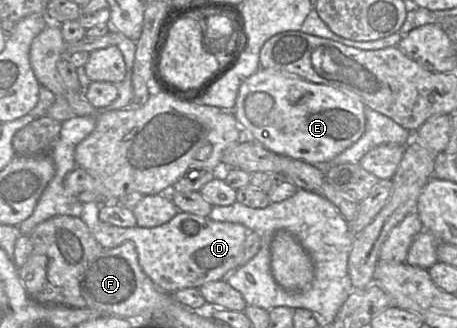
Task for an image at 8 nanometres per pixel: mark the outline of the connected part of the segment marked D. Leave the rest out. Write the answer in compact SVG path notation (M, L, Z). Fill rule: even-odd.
M179 211L170 221L157 227L123 228L100 221L91 233L103 248L115 248L125 241L133 242L143 272L159 289L174 294L181 289L199 289L205 283L225 279L240 267L247 231L238 223L213 221Z

